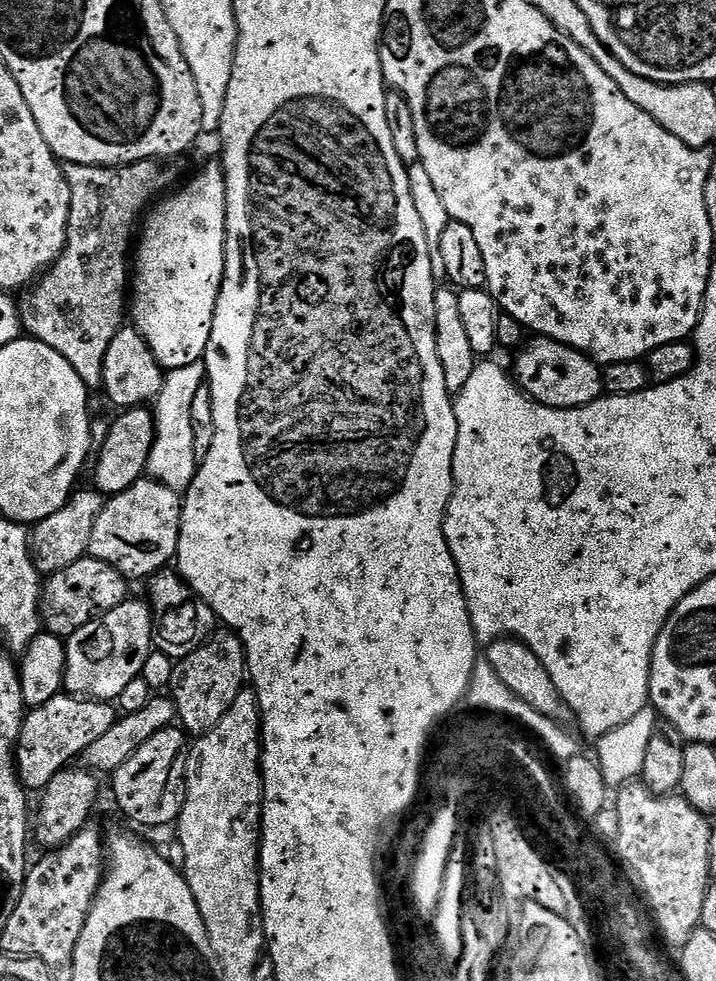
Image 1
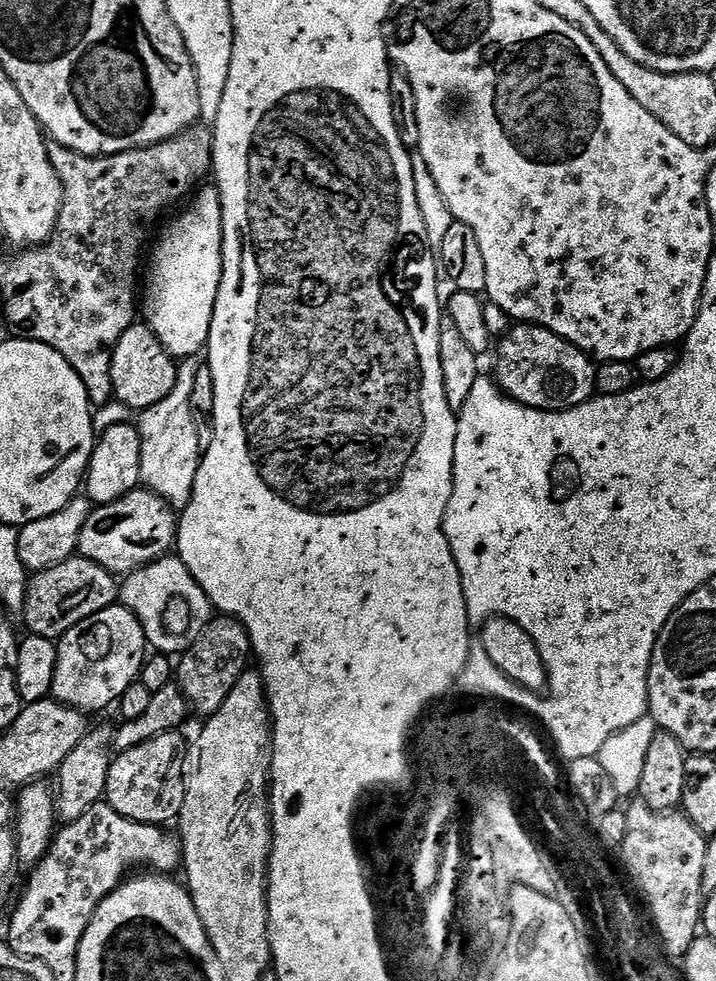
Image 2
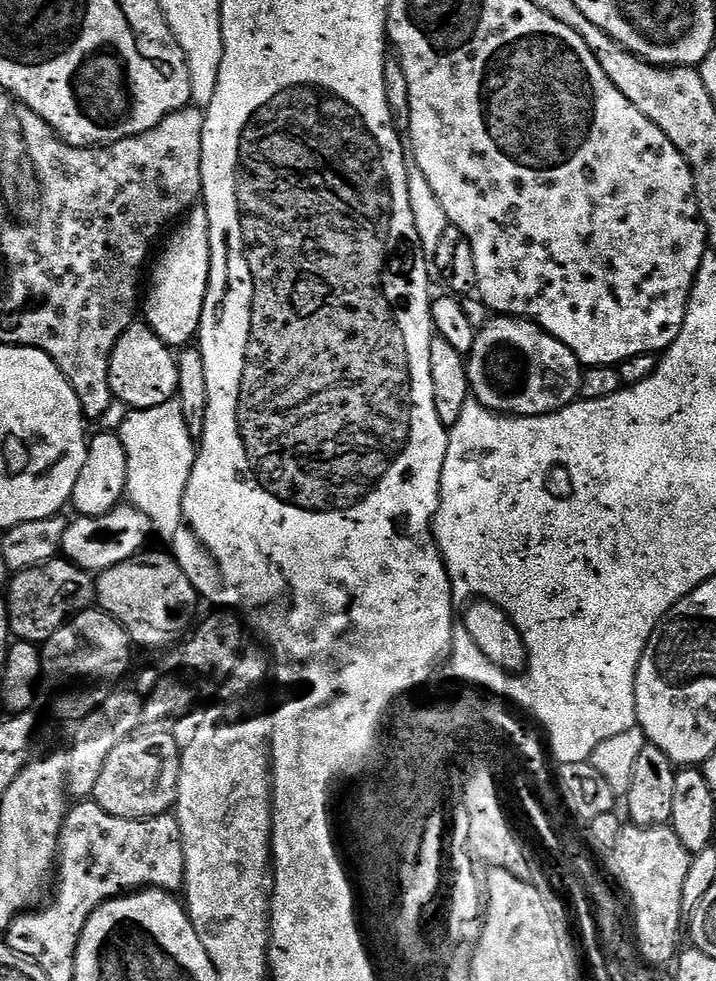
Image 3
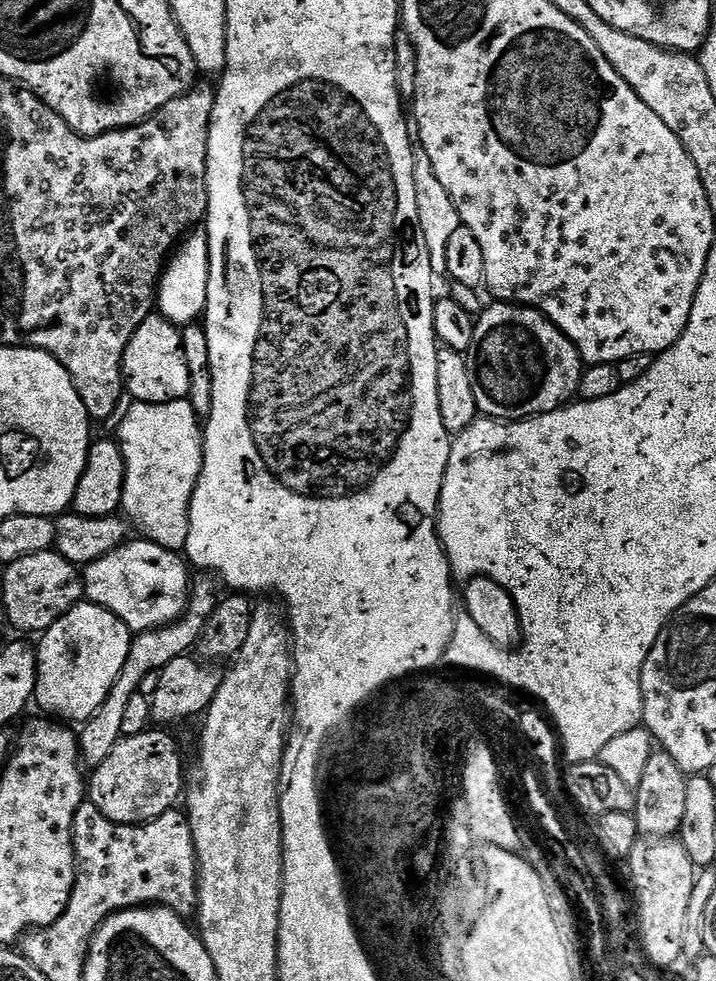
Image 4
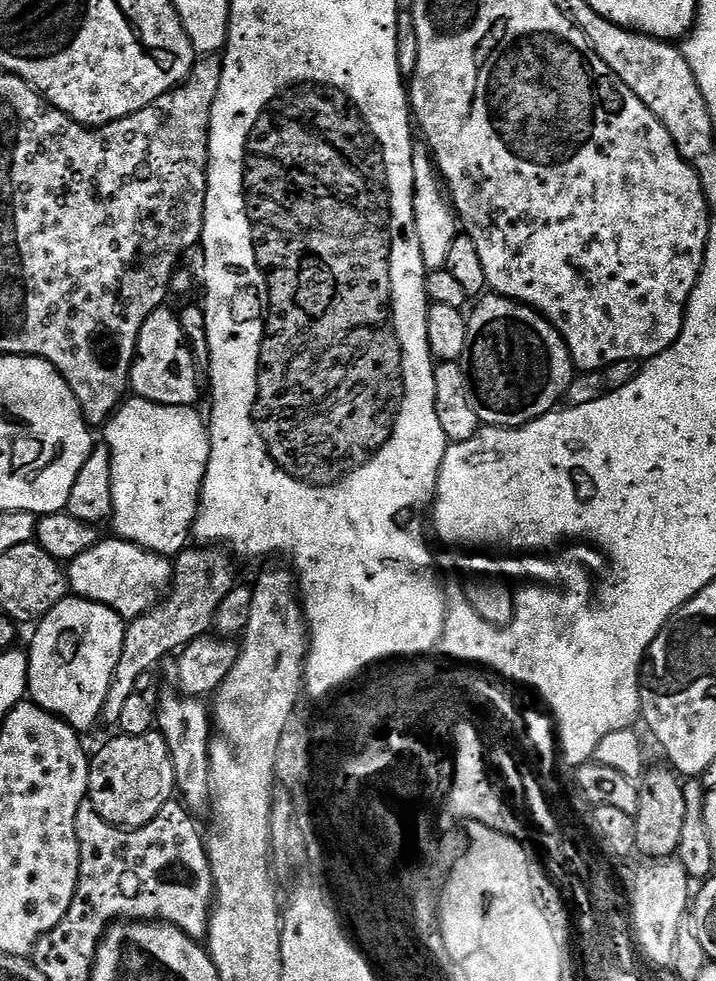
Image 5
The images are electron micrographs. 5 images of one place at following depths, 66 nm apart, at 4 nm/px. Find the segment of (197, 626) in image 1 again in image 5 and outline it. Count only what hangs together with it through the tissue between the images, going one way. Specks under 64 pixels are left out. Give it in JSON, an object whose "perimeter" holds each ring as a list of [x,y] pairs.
{"perimeter":[[[101,539],[86,554],[67,561],[68,586],[75,595],[93,600],[131,622],[144,616],[168,595],[172,586],[173,561],[157,552],[147,552],[142,546],[128,540]]]}

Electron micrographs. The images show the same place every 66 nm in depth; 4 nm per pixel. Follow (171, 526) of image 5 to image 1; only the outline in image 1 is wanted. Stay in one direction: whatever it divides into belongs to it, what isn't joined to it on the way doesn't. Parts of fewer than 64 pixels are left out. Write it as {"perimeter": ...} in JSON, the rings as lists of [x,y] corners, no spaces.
{"perimeter":[[[203,363],[171,369],[164,377],[162,390],[154,401],[156,437],[148,458],[147,475],[178,494],[187,492],[196,477],[198,457],[194,450],[192,407],[198,390],[205,387],[206,369]]]}

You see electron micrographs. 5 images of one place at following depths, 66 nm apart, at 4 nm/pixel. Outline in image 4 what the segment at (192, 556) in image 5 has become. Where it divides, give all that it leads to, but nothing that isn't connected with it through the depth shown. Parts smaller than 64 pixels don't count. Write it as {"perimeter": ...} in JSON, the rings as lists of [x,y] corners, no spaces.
{"perimeter":[[[200,579],[204,580],[191,581],[190,591],[186,597],[186,607],[179,618],[173,620],[171,624],[164,625],[163,628],[152,628],[148,632],[137,632],[132,636],[130,654],[126,654],[126,664],[122,666],[122,674],[118,674],[106,702],[102,702],[102,706],[92,717],[83,721],[81,728],[84,729],[79,729],[78,743],[85,765],[95,766],[106,762],[110,750],[114,750],[116,743],[122,739],[122,721],[126,702],[130,702],[133,694],[140,691],[142,678],[146,678],[146,674],[151,672],[159,672],[170,662],[174,662],[174,658],[185,655],[189,650],[197,647],[202,630],[206,626],[206,618],[210,618],[218,599],[217,585],[211,579]]]}

